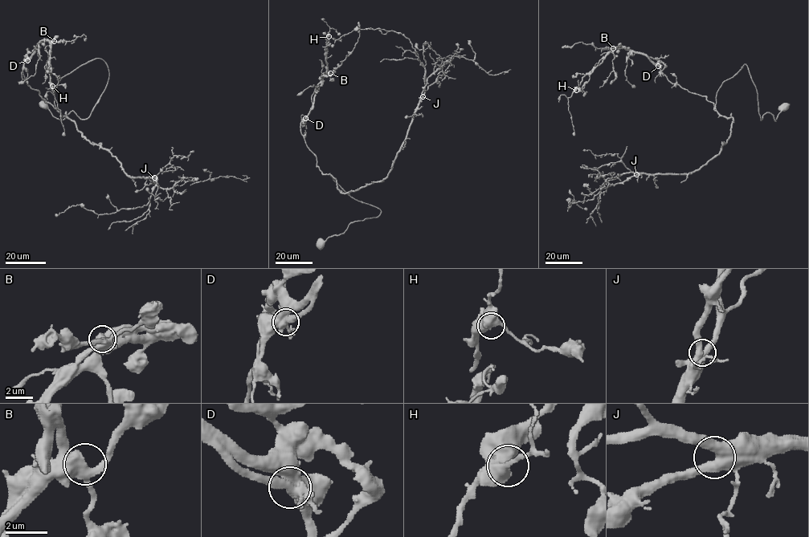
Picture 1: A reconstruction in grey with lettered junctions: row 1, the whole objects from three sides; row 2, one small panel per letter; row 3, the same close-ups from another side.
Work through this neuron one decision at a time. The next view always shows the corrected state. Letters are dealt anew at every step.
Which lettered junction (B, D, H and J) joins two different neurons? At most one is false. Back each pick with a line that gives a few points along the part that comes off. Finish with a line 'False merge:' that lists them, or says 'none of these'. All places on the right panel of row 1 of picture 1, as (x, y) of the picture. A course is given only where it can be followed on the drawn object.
D: (659, 66), (643, 54), (624, 46), (614, 47), (600, 60), (590, 75), (582, 87), (586, 91)
False merge: D

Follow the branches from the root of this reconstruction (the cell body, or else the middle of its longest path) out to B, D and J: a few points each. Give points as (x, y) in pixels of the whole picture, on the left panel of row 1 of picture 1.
B: (44, 105), (87, 119), (109, 76), (100, 58), (80, 65), (59, 80), (54, 107), (22, 76), (54, 41)
D: (44, 105), (87, 119), (107, 64), (63, 76), (54, 107), (22, 78), (27, 60)
J: (44, 105), (87, 119), (108, 79), (101, 58), (61, 79), (55, 108), (129, 176), (154, 177)

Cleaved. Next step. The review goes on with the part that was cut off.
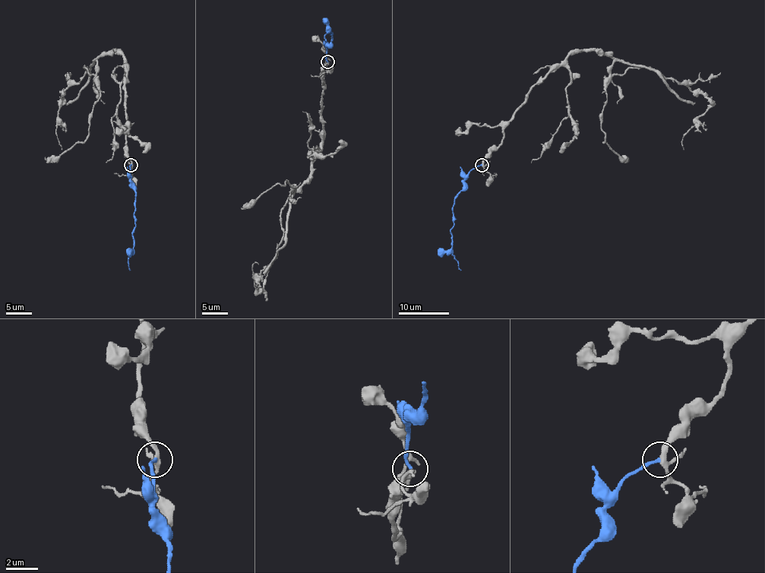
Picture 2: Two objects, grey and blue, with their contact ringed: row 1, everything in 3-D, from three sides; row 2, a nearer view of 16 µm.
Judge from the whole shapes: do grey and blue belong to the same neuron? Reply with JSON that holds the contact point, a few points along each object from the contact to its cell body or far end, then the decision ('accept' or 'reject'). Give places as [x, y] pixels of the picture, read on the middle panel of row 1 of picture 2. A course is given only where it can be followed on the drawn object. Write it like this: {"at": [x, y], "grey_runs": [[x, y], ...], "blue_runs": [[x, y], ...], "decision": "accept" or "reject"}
{"at": [327, 61], "grey_runs": [[327, 61], [322, 73], [322, 145], [312, 175], [292, 197], [286, 235], [256, 289], [252, 265], [259, 264]], "blue_runs": [[327, 61], [326, 46], [331, 41], [329, 31], [325, 35], [326, 41]], "decision": "accept"}

